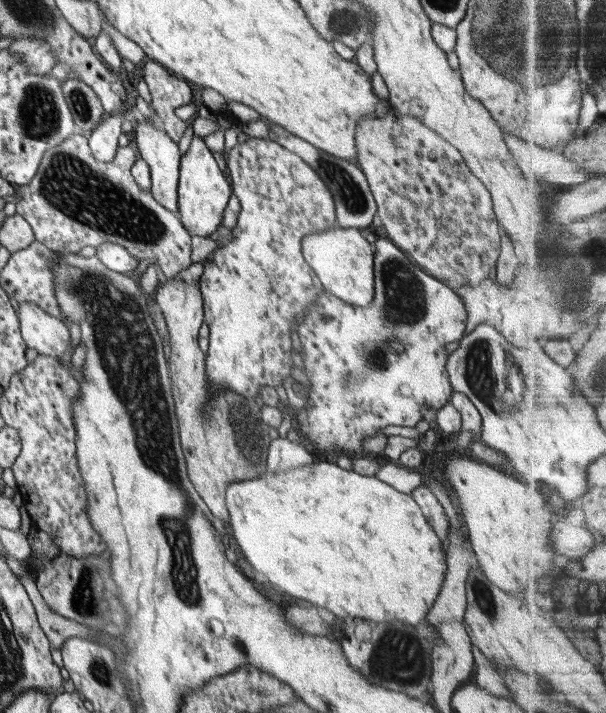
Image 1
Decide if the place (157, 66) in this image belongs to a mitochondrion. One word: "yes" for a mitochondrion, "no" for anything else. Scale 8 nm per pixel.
no

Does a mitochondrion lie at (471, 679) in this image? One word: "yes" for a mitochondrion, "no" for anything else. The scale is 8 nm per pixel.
no

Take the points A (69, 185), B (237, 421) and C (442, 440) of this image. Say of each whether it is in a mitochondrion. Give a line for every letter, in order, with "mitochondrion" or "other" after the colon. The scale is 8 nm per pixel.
A: mitochondrion
B: mitochondrion
C: other

